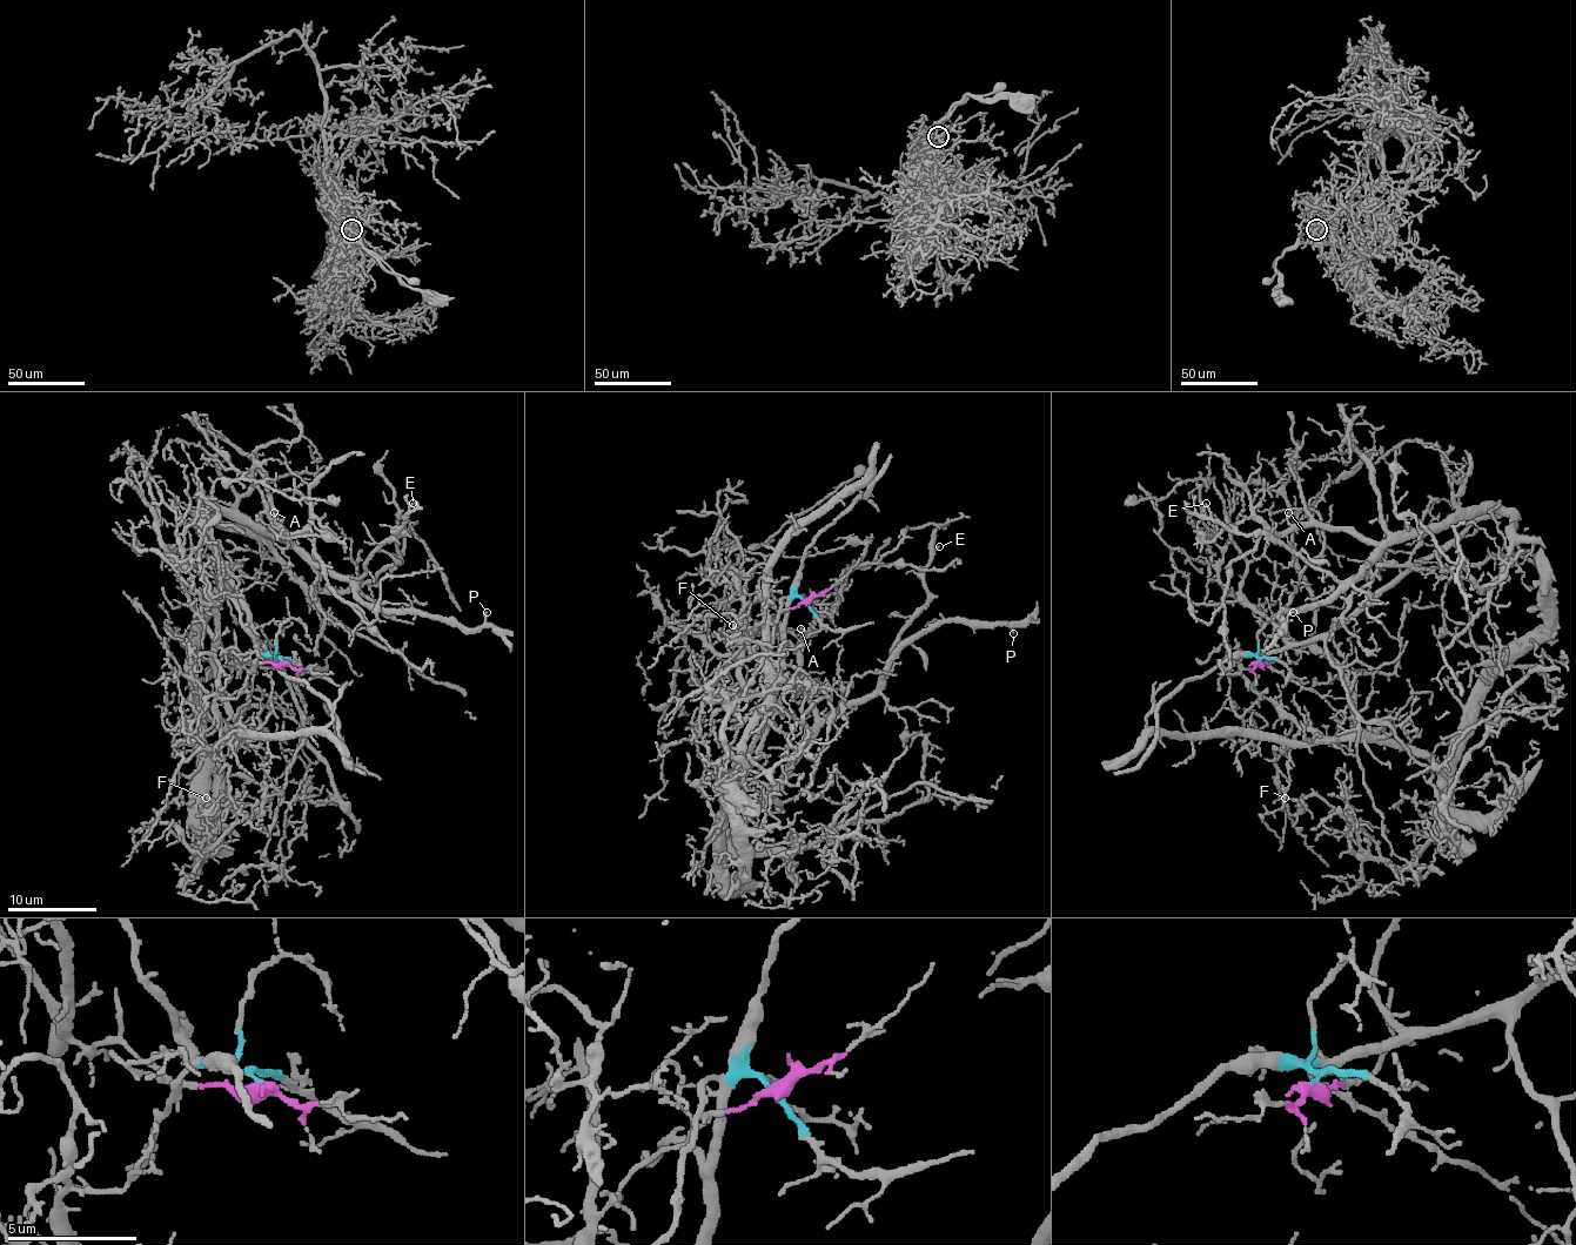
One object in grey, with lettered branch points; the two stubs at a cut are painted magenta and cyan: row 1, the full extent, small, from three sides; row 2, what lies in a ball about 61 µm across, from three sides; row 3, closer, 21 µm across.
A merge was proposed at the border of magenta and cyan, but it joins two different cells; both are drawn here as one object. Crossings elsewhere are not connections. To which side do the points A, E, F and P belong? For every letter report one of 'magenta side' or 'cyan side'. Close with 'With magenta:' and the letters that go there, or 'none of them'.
A: cyan side
E: cyan side
F: magenta side
P: cyan side
With magenta: F

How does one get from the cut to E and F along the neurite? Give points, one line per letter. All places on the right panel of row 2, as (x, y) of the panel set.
E: (1258, 663), (1325, 640), (1500, 512), (1455, 512), (1402, 531), (1338, 580), (1260, 533), (1225, 530), (1205, 503)
F: (1258, 663), (1325, 653), (1350, 718), (1437, 773), (1440, 832), (1390, 866), (1315, 794), (1285, 796)

